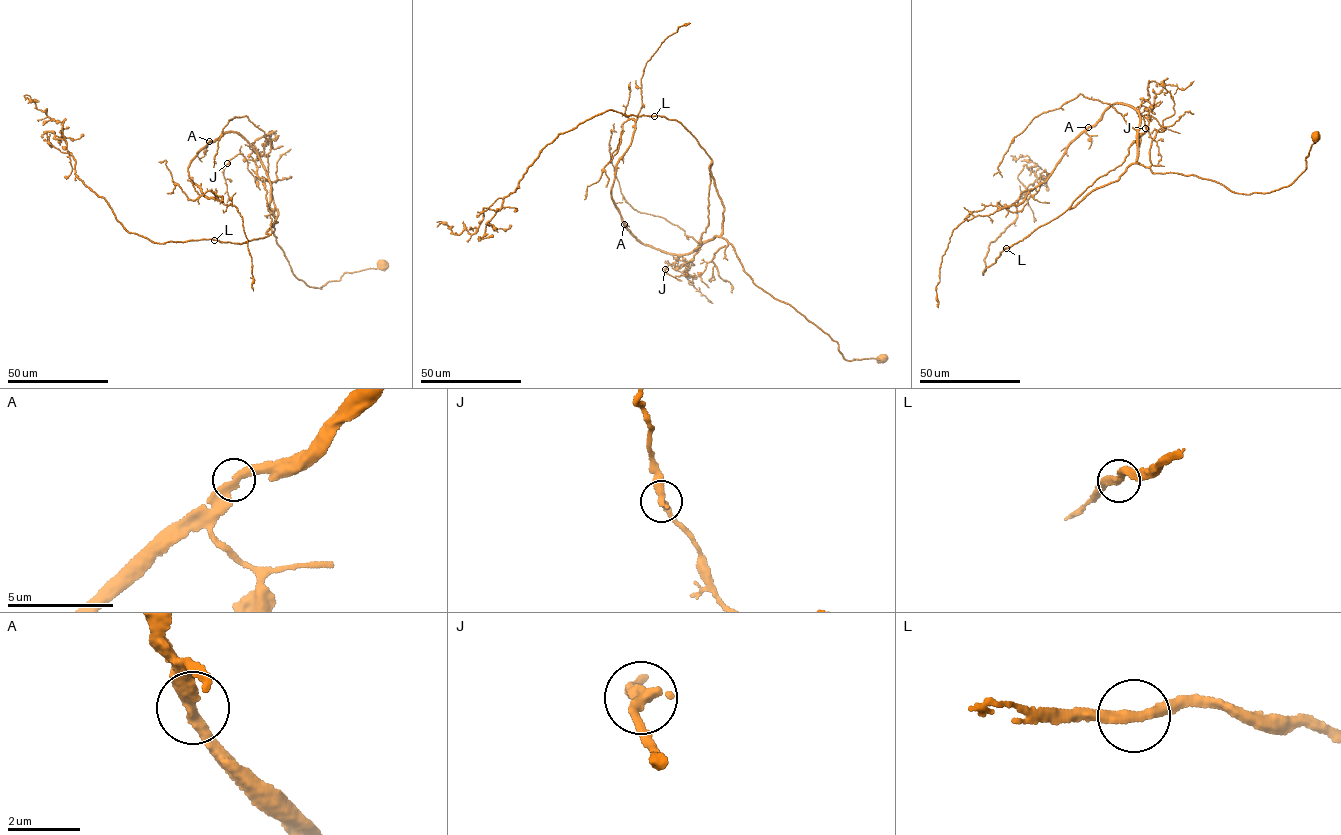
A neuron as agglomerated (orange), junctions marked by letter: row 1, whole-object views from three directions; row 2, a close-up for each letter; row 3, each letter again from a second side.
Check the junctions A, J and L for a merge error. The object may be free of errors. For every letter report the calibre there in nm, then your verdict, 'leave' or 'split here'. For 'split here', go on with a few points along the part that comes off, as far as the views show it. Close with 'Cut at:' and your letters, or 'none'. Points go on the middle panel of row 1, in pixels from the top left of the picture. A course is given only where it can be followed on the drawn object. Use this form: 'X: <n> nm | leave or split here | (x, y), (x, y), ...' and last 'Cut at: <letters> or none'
A: 340 nm | leave
J: 300 nm | leave
L: 280 nm | leave
Cut at: none

